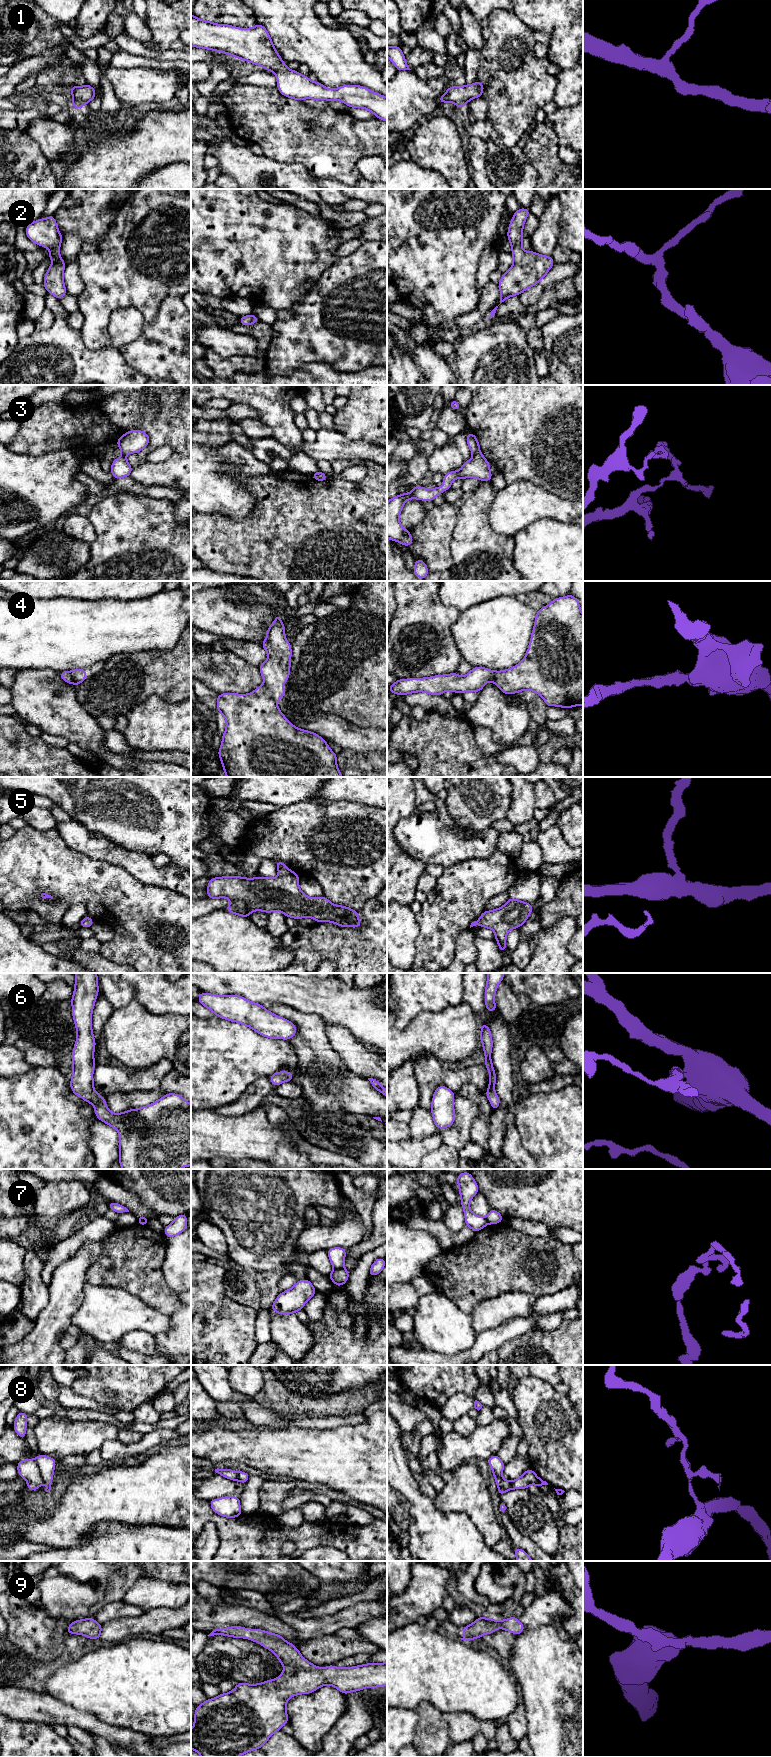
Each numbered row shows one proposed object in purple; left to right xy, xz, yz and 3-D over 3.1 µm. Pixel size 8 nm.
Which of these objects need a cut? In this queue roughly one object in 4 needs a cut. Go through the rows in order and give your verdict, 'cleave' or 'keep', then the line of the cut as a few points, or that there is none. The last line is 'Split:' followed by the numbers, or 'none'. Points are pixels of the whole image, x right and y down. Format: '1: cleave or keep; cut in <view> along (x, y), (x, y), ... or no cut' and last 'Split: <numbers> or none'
1: keep; no cut
2: keep; no cut
3: cleave; cut in yz along (479, 451), (473, 455)
4: cleave; cut in xz along (263, 684), (276, 701)
5: keep; no cut
6: keep; no cut
7: cleave; cut in xz along (343, 1267), (334, 1269)
8: cleave; cut in xy along (34, 1460), (43, 1481)
9: keep; no cut
Split: 3, 4, 7, 8

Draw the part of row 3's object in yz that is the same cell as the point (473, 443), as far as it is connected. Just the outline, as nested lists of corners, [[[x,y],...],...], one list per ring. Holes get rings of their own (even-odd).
[[[471,431],[467,434],[466,440],[468,443],[468,447],[473,455],[480,452],[479,441]]]

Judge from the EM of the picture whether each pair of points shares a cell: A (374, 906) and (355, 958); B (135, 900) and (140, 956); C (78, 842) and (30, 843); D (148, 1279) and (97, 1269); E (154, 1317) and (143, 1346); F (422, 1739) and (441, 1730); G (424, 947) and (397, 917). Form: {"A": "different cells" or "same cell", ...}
{"A": "same cell", "B": "same cell", "C": "different cells", "D": "same cell", "E": "different cells", "F": "same cell", "G": "different cells"}

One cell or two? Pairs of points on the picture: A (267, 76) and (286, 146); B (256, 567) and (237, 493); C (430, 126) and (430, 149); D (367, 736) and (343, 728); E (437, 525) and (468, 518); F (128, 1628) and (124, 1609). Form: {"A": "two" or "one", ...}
{"A": "two", "B": "two", "C": "one", "D": "one", "E": "two", "F": "two"}

